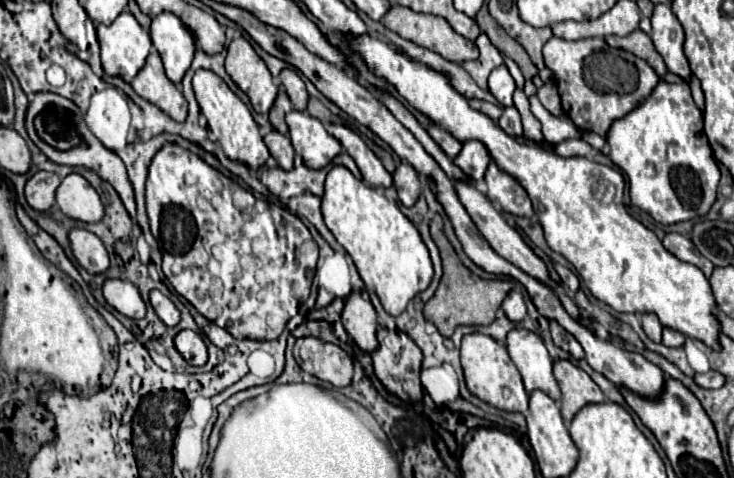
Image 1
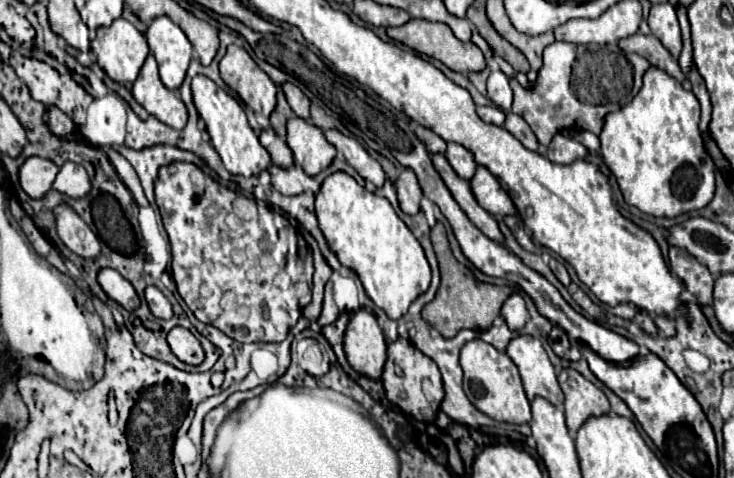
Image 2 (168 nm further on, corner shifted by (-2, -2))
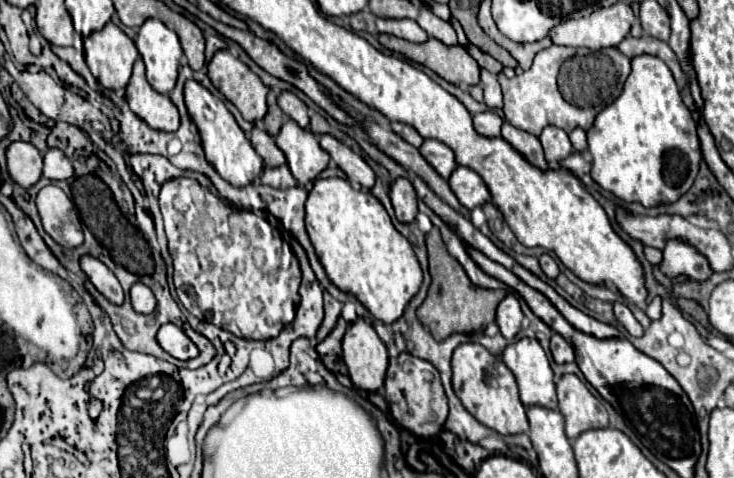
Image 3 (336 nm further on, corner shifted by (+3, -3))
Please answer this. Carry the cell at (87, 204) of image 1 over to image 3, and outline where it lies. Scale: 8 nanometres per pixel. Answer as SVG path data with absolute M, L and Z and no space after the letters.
M51 148L45 152L43 156L45 160L45 168L43 168L43 176L49 180L69 180L73 176L73 164L71 160L57 148Z

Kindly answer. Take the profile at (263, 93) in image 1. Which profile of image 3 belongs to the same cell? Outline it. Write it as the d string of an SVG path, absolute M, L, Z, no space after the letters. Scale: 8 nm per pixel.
M219 50L219 52L213 56L213 60L207 64L207 68L209 68L209 78L211 78L213 86L215 86L219 92L223 92L223 96L237 106L237 110L241 112L241 116L243 116L245 120L255 122L255 120L261 120L261 118L265 116L265 112L267 112L267 102L265 102L265 98L267 98L269 88L267 88L267 86L259 80L259 76L253 74L239 58L235 58L229 50Z

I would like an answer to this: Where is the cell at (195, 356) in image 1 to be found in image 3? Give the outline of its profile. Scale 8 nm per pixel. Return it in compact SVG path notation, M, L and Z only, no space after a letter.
M163 324L157 332L159 346L177 360L191 360L197 358L197 346L187 338L187 334L175 324Z

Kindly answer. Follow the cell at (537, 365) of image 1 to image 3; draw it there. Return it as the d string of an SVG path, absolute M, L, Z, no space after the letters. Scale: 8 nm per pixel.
M521 338L515 344L509 344L503 350L501 360L515 374L519 396L525 406L539 404L557 410L553 370L537 340Z

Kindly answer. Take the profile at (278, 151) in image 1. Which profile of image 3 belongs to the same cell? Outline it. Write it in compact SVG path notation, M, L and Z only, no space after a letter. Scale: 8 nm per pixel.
M253 128L253 132L251 132L251 144L257 150L257 154L263 158L265 166L275 168L275 166L283 166L287 162L285 156L283 156L283 152L275 144L275 140L265 130Z

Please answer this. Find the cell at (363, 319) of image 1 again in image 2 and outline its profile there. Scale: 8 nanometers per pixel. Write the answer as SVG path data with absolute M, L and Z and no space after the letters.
M360 309L358 313L352 313L344 335L344 351L354 371L374 381L382 377L386 363L386 341L376 317L370 311Z

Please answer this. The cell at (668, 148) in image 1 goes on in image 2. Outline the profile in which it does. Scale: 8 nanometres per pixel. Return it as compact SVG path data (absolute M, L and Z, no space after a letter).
M650 65L648 71L644 73L644 83L638 95L620 111L614 111L612 115L604 117L604 127L600 133L602 159L610 169L610 173L616 177L622 197L628 205L634 205L642 213L654 217L678 217L682 213L702 209L712 201L716 189L714 185L716 167L712 159L708 159L708 153L704 151L698 123L700 123L700 103L694 97L694 93L686 91L680 85L680 81L676 81L666 71L654 65Z

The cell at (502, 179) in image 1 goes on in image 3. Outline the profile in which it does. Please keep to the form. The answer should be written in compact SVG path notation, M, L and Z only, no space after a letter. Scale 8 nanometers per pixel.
M457 166L457 170L449 178L449 186L465 208L477 208L491 202L491 192L487 192L487 184L479 180L479 174L471 168Z

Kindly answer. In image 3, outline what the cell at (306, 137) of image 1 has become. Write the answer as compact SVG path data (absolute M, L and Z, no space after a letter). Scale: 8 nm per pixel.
M295 120L283 124L275 142L301 186L309 186L329 164L329 154L319 146L317 136L307 128L299 128Z

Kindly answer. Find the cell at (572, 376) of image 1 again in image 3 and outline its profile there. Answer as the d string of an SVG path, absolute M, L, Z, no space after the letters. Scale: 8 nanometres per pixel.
M575 374L561 376L561 380L557 382L557 396L559 410L565 418L565 432L571 440L585 430L607 426L605 406Z

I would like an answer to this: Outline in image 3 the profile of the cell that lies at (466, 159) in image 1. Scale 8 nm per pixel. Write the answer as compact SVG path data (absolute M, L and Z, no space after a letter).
M425 140L423 146L419 148L419 152L425 156L425 160L447 180L451 176L451 172L459 166L455 164L455 152L451 152L451 148L447 148L443 142L439 140Z

